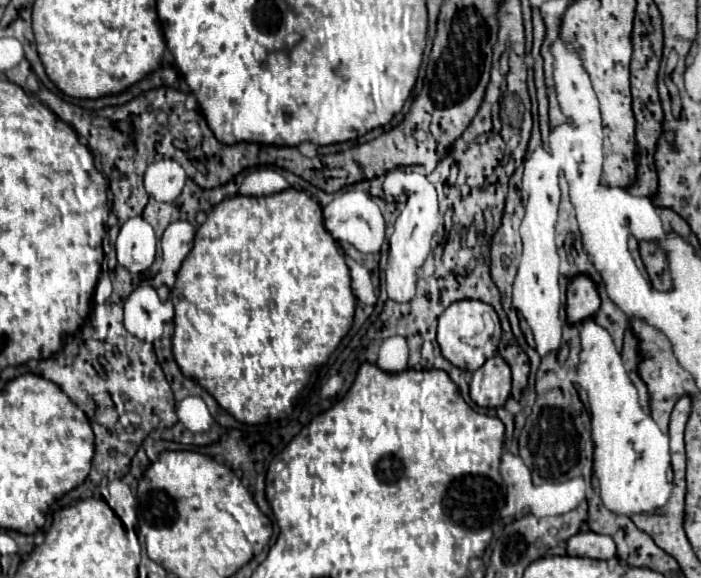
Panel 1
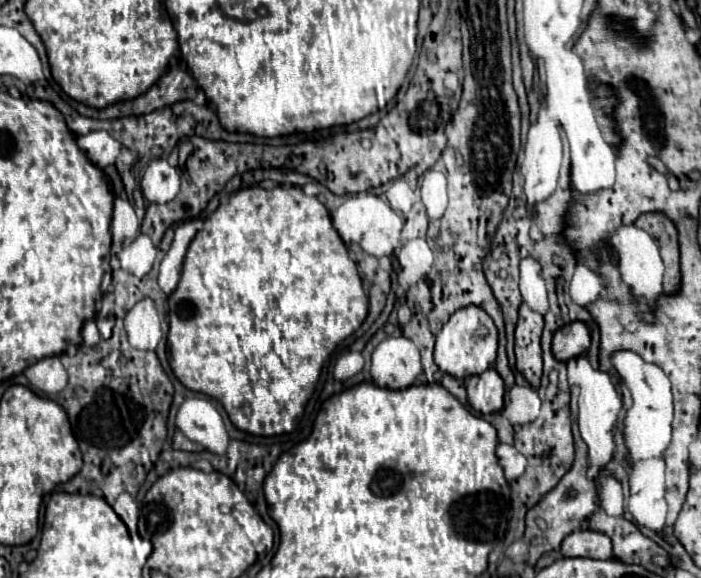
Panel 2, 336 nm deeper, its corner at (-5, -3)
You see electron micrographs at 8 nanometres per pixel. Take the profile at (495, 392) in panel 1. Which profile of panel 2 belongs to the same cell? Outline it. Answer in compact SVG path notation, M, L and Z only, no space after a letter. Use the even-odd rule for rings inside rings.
M495 368L485 370L485 374L467 378L465 386L467 386L467 400L477 412L493 414L503 408L505 386ZM473 390L475 390L475 396L473 396Z

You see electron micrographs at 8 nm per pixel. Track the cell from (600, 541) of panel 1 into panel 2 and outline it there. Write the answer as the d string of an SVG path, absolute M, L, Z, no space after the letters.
M577 530L569 534L561 544L563 556L585 556L585 558L597 558L597 560L609 560L613 556L611 542L605 534L593 532L593 530Z

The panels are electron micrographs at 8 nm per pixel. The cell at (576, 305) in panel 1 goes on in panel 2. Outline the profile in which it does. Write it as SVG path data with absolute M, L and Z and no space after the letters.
M571 322L555 332L553 336L553 356L559 362L567 362L571 358L577 358L589 350L591 336L583 322Z

